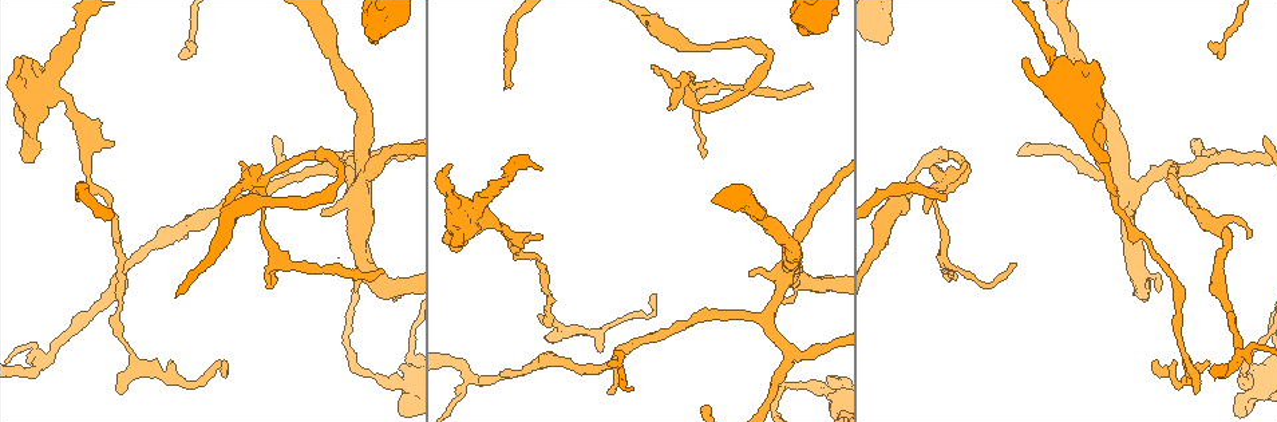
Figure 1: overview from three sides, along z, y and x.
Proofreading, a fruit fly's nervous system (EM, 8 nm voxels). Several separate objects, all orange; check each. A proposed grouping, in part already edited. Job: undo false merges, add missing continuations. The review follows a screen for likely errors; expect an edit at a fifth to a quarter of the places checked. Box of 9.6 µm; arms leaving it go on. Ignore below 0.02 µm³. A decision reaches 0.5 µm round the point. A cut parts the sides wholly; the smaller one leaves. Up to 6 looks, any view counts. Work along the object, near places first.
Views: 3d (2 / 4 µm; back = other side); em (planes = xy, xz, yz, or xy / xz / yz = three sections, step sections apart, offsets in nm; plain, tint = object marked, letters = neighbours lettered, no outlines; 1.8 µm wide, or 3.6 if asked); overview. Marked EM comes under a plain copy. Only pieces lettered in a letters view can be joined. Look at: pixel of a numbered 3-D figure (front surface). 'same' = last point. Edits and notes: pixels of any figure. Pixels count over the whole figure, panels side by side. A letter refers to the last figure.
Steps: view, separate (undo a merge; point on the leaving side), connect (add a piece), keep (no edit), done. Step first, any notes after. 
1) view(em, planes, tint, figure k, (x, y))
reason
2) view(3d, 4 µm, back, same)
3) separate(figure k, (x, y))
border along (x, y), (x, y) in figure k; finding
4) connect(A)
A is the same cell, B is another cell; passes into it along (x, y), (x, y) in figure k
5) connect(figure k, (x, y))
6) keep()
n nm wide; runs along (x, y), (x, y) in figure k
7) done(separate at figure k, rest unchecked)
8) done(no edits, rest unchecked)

view(em, xy, step 8, letters, figure 1, (787, 352))
branch point

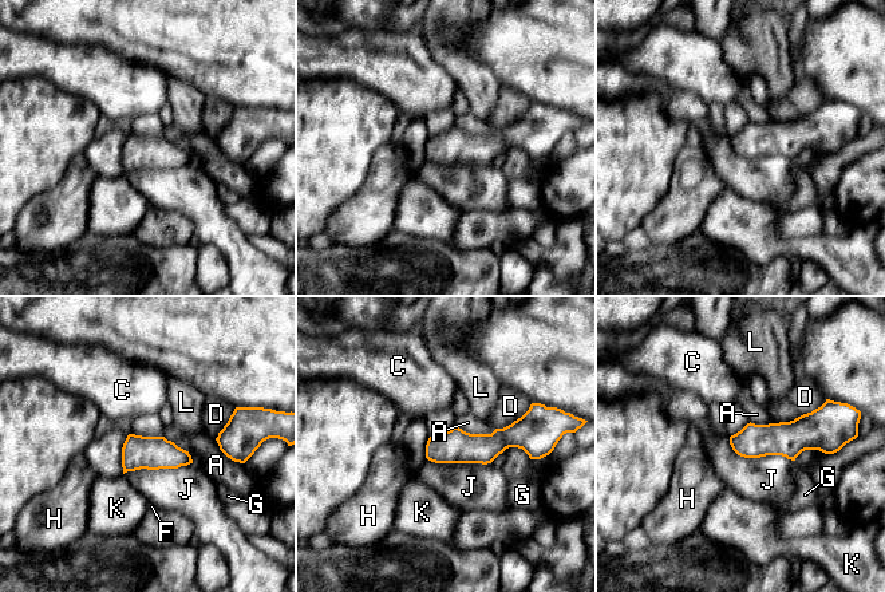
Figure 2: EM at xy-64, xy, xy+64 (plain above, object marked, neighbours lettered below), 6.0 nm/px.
view(em, planes, letters, same)
cut it another way

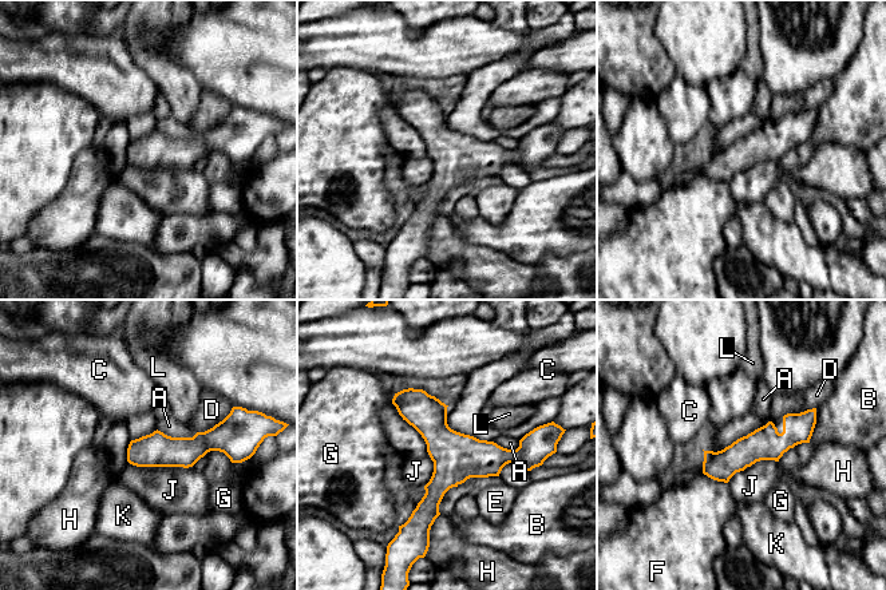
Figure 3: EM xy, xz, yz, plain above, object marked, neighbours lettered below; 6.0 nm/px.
keep()
200 nm wide; A, B, C, D, E, F, G, H, J, K and L are other cells; runs along (527, 443), (514, 456), (469, 458), (411, 521) in figure 3; one cell here

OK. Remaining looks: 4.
view(em, xz, step 8, tint, figure 1, (1185, 356))
narrows sharply

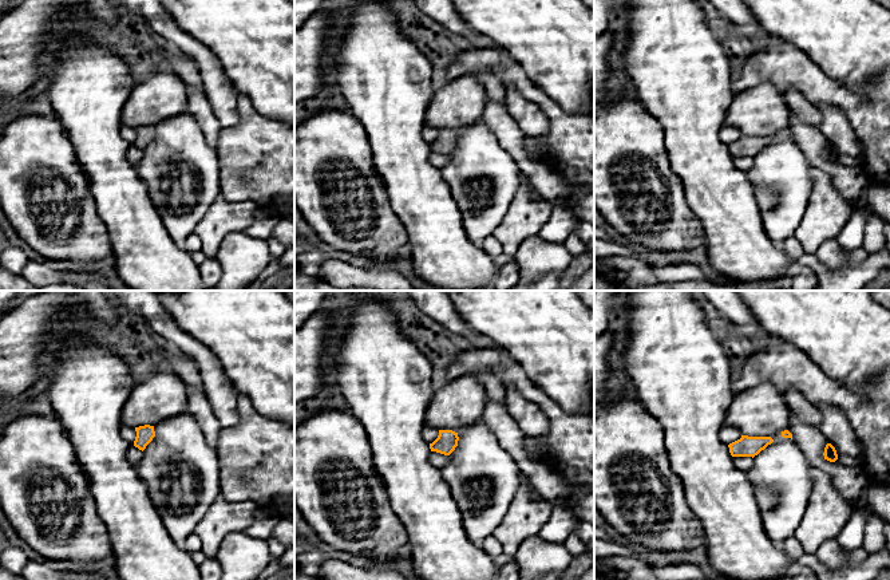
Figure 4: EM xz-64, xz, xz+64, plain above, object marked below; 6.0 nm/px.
view(em, yz, step 4, tint, same)

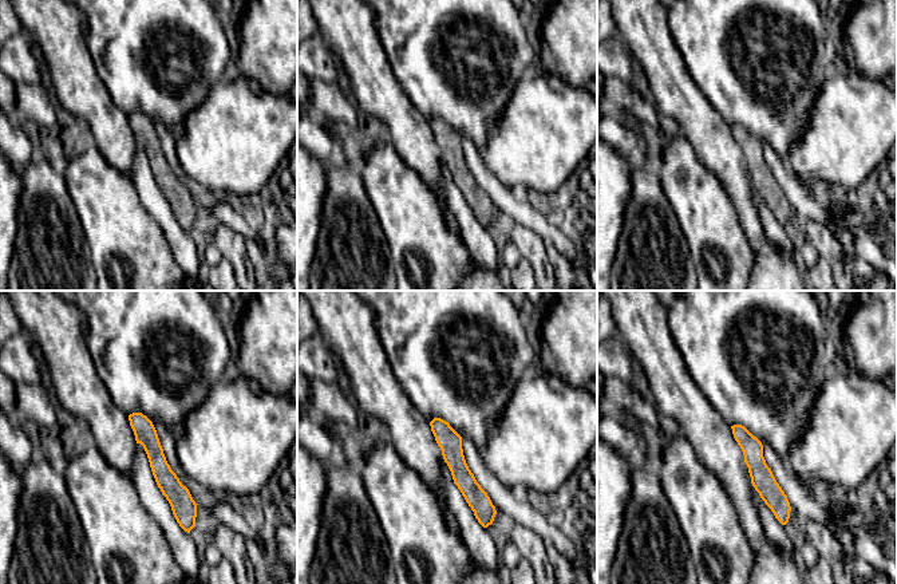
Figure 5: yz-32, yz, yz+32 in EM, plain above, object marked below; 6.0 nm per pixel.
view(em, yz, step 4, letters, same)

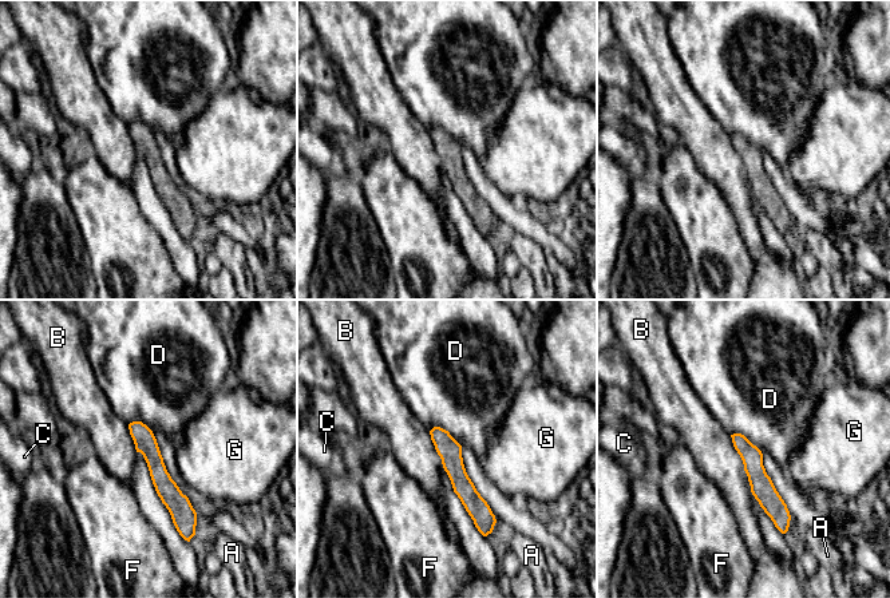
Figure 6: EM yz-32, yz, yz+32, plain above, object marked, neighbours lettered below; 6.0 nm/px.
keep()
A, B, C, D, F and G are other cells; all the same cell

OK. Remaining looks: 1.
done(no edits, rest unchecked)

